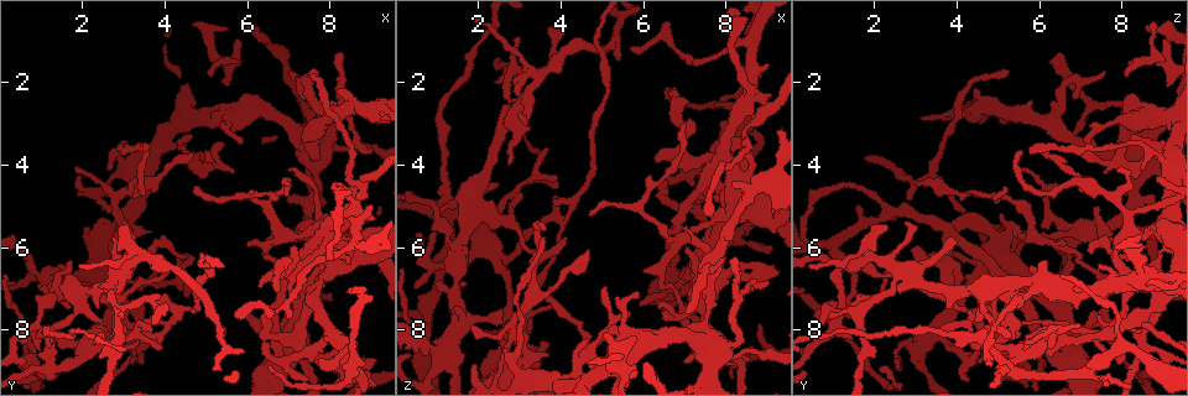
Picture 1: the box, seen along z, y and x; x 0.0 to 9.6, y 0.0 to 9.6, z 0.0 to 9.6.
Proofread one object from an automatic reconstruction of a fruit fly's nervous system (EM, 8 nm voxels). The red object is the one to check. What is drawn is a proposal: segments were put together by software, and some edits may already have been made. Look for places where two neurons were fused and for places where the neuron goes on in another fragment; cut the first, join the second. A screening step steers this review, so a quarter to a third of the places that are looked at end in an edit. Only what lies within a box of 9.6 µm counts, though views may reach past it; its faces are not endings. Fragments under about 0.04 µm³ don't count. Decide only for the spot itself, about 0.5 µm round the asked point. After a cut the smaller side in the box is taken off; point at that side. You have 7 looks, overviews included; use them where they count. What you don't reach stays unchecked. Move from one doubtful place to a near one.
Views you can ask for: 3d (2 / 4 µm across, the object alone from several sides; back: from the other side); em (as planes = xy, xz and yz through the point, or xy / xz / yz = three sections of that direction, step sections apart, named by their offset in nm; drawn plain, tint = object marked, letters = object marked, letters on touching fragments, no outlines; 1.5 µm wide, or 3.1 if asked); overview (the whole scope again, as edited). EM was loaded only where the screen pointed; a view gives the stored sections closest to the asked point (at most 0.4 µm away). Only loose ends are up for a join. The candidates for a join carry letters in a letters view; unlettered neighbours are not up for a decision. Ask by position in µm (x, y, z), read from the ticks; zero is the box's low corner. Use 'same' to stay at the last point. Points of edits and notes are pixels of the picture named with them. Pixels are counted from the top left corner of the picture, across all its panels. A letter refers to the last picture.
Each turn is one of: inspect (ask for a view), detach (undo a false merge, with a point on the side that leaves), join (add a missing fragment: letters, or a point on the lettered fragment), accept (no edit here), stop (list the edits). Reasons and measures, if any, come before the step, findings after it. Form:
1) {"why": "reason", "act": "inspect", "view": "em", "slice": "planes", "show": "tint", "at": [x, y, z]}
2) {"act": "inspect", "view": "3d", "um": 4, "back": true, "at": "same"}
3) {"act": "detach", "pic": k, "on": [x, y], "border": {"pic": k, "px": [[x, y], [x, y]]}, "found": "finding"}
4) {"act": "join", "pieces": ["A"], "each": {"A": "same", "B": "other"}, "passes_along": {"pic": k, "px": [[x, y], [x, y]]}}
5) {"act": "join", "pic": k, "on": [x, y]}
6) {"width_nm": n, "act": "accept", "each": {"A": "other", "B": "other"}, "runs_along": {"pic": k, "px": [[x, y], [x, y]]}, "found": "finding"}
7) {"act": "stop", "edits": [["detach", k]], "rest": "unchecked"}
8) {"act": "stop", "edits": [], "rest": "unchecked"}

{"why": "free end", "act": "inspect", "view": "3d", "um": 4, "at": [3.30, 8.25, 5.50]}

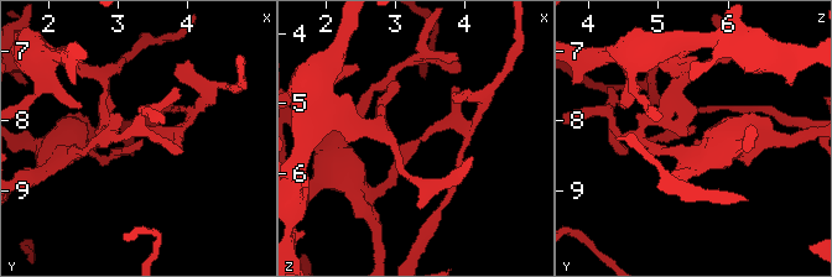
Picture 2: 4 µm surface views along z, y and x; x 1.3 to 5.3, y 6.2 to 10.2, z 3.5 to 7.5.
{"why": "need the tissue", "act": "inspect", "view": "em", "slice": "planes", "show": "plain", "at": [3.35, 8.30, 5.50]}

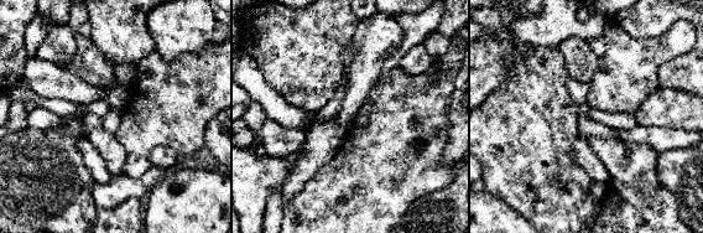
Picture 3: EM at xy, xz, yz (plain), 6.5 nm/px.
{"act": "inspect", "view": "em", "slice": "planes", "show": "letters", "at": "same"}

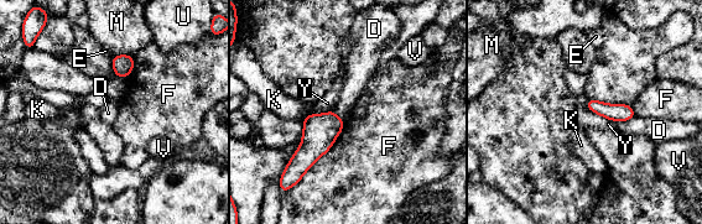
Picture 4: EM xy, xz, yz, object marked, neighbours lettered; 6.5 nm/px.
{"act": "accept", "each": {"D": "other", "E": "other", "F": "other", "K": "other", "M": "other", "U": "other", "V": "other", "Y": "other"}, "found": "none of them fits"}

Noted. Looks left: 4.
{"why": "tapers out", "act": "inspect", "view": "em", "slice": "xy", "step": 4, "show": "letters", "at": [6.50, 9.00, 2.10]}

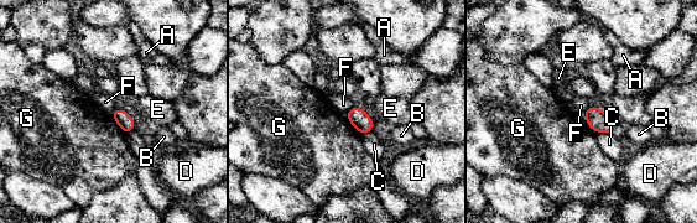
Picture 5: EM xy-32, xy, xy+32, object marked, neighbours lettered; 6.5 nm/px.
{"why": "another direction", "act": "inspect", "view": "em", "slice": "planes", "show": "letters", "at": "same"}

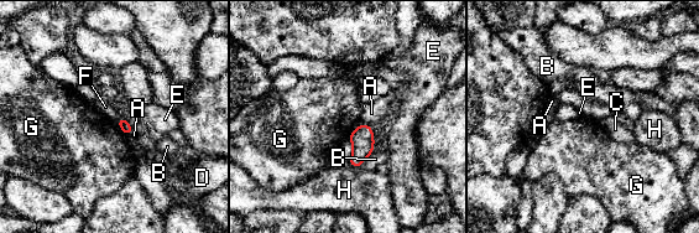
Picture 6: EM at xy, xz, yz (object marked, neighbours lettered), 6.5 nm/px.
{"longest_contact_nm": ["C", 150], "act": "accept", "each": {"A": "other", "B": "other", "C": "other", "D": "other", "E": "other", "F": "other", "G": "other", "H": "other"}, "found": "none of them fits"}

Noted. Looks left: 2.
{"why": "closes a loop", "act": "inspect", "view": "em", "slice": "planes", "show": "letters", "at": [8.40, 6.25, 3.70]}

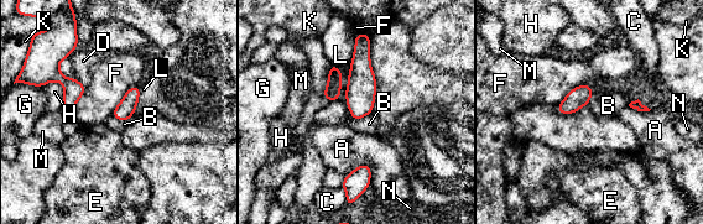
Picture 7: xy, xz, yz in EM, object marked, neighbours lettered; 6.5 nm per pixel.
{"act": "accept", "each": {"A": "other", "B": "other", "C": "other", "D": "other", "E": "other", "F": "other", "G": "other", "H": "other", "K": "other", "L": "other", "M": "other", "N": "other"}, "runs_along": {"pic": 7, "px": [[363, 41], [360, 104], [354, 115]]}, "found": "all the same neuron"}

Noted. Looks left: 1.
{"act": "stop", "edits": [], "rest": "unchecked"}

